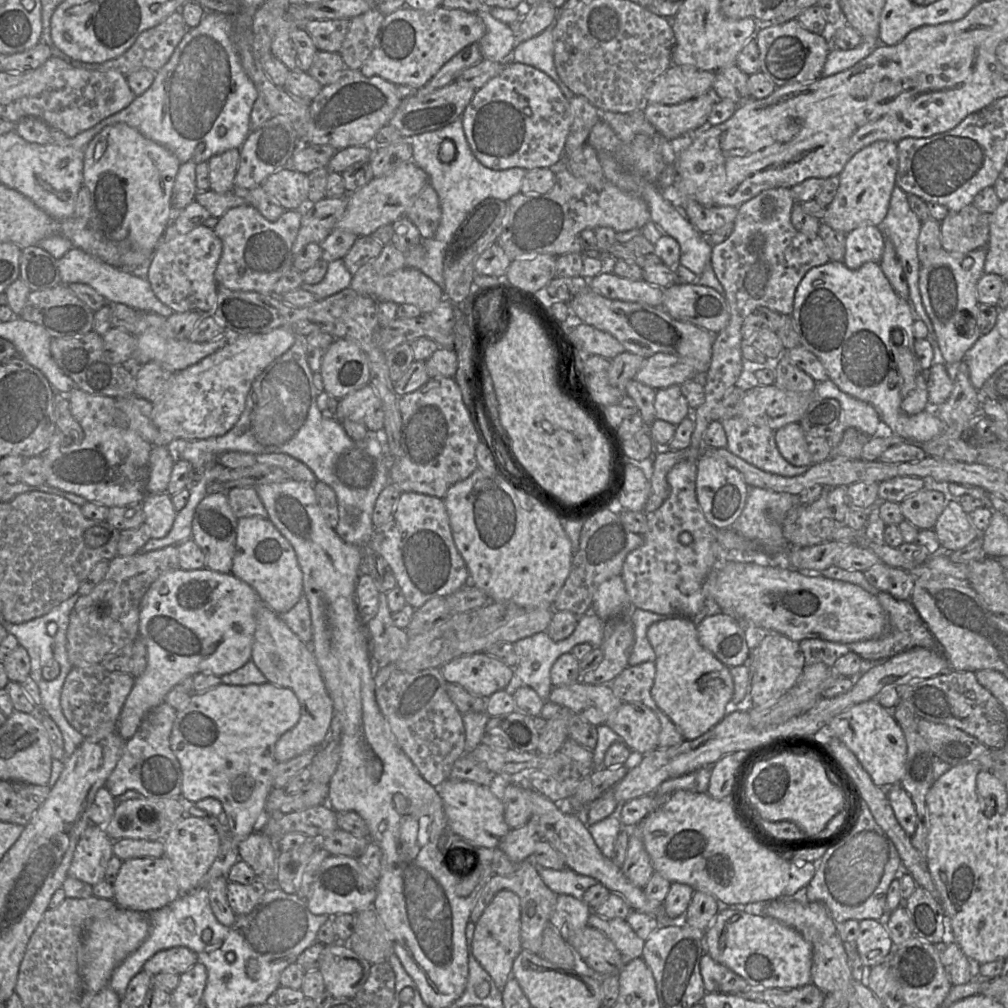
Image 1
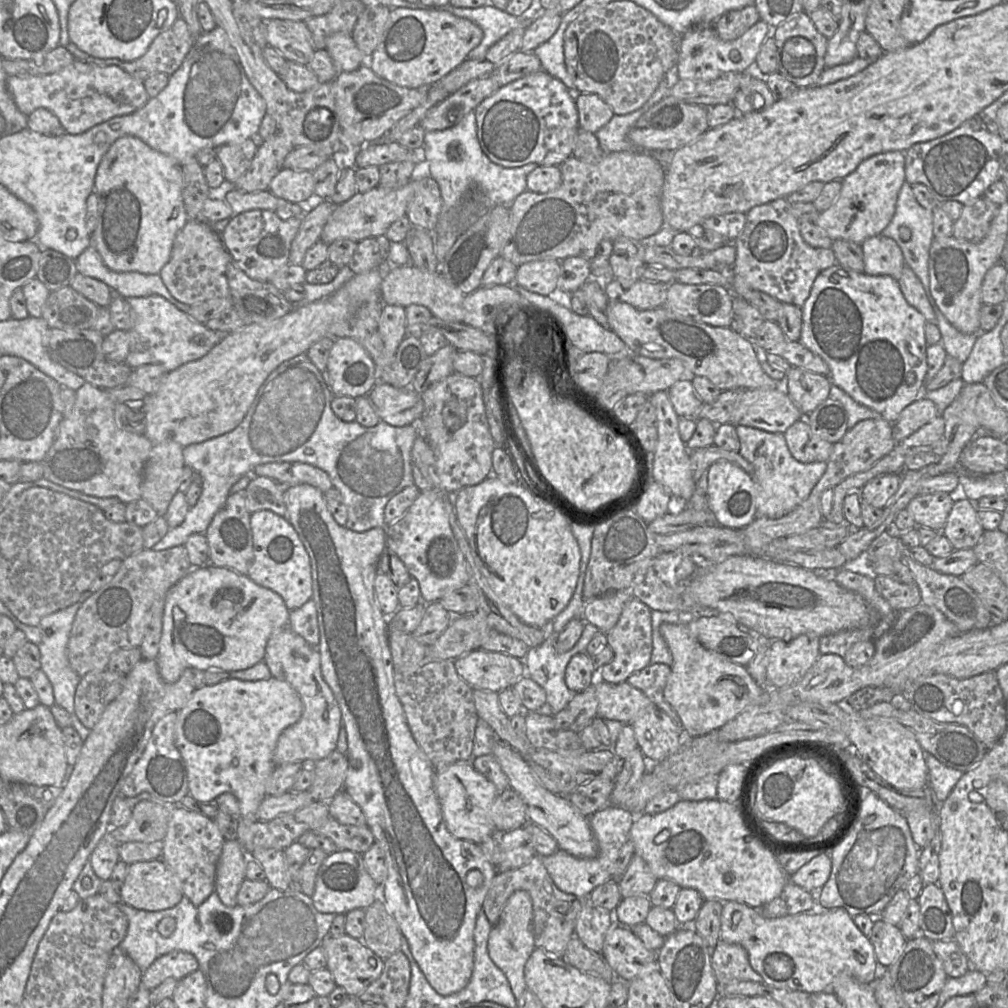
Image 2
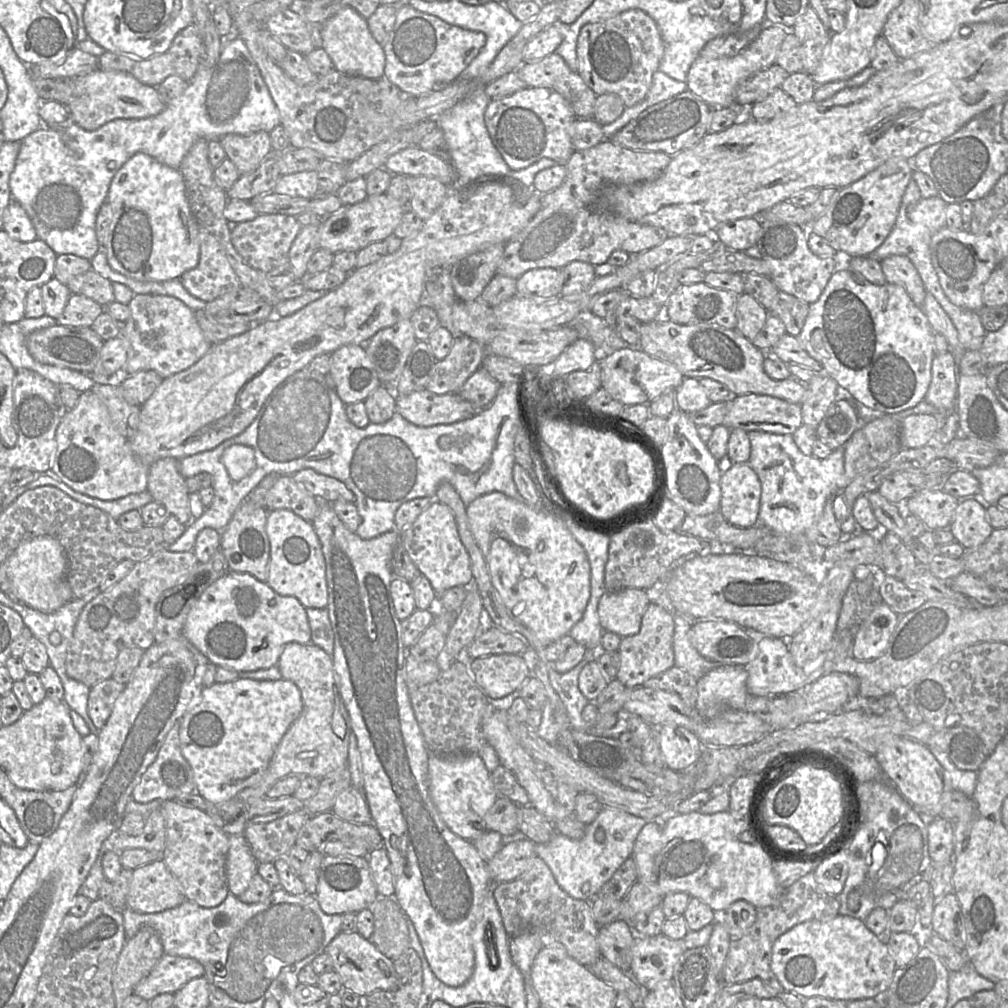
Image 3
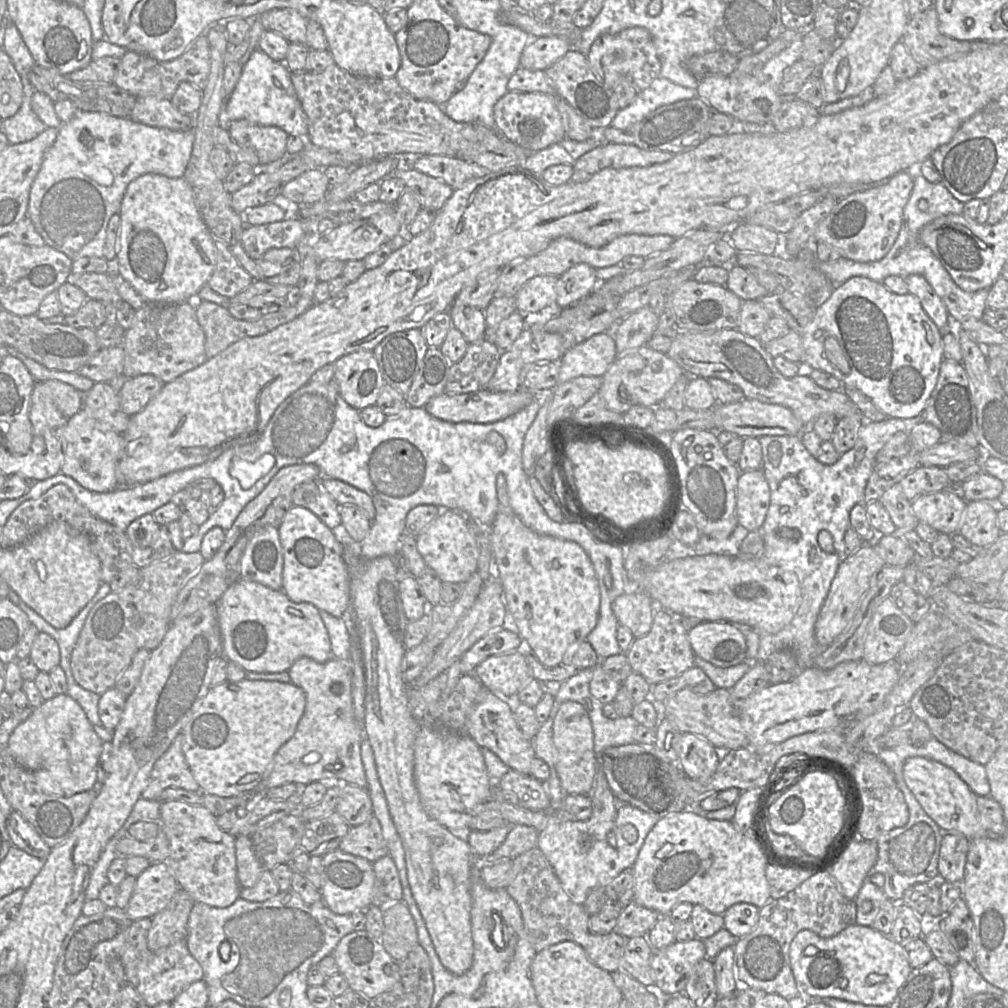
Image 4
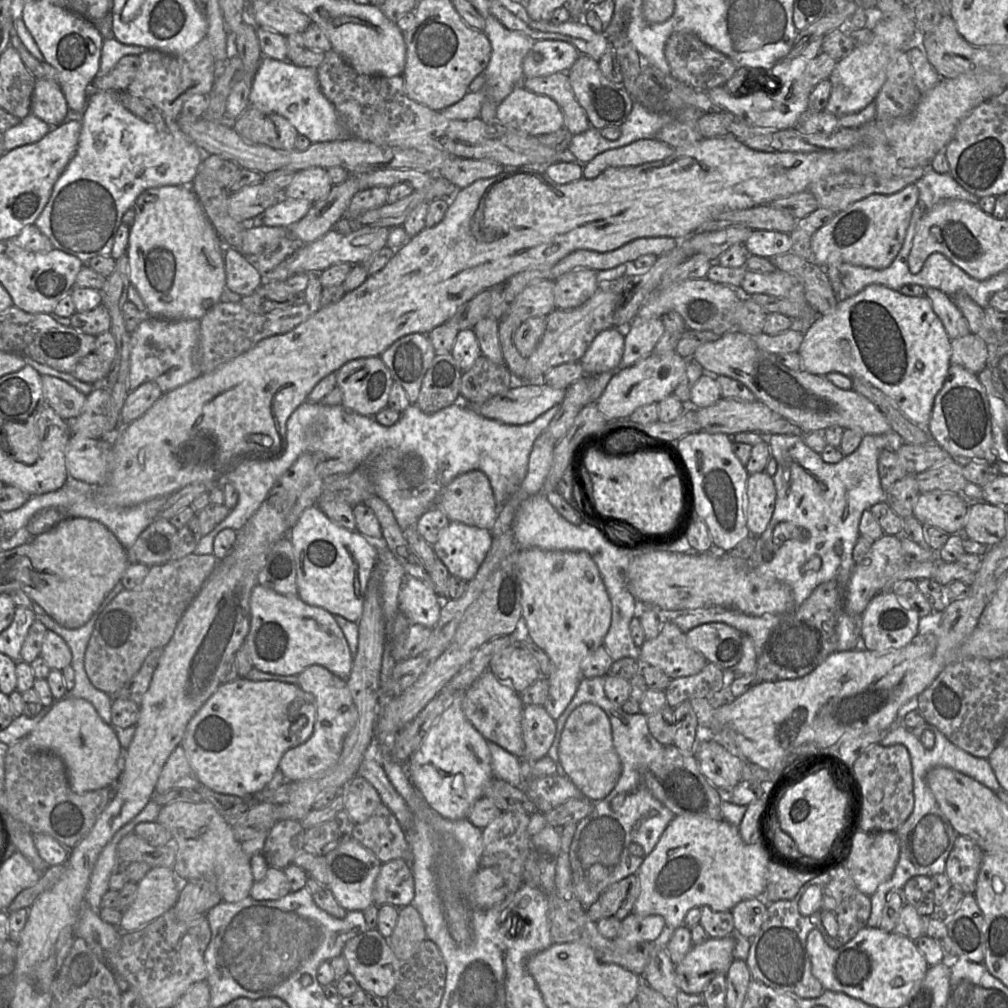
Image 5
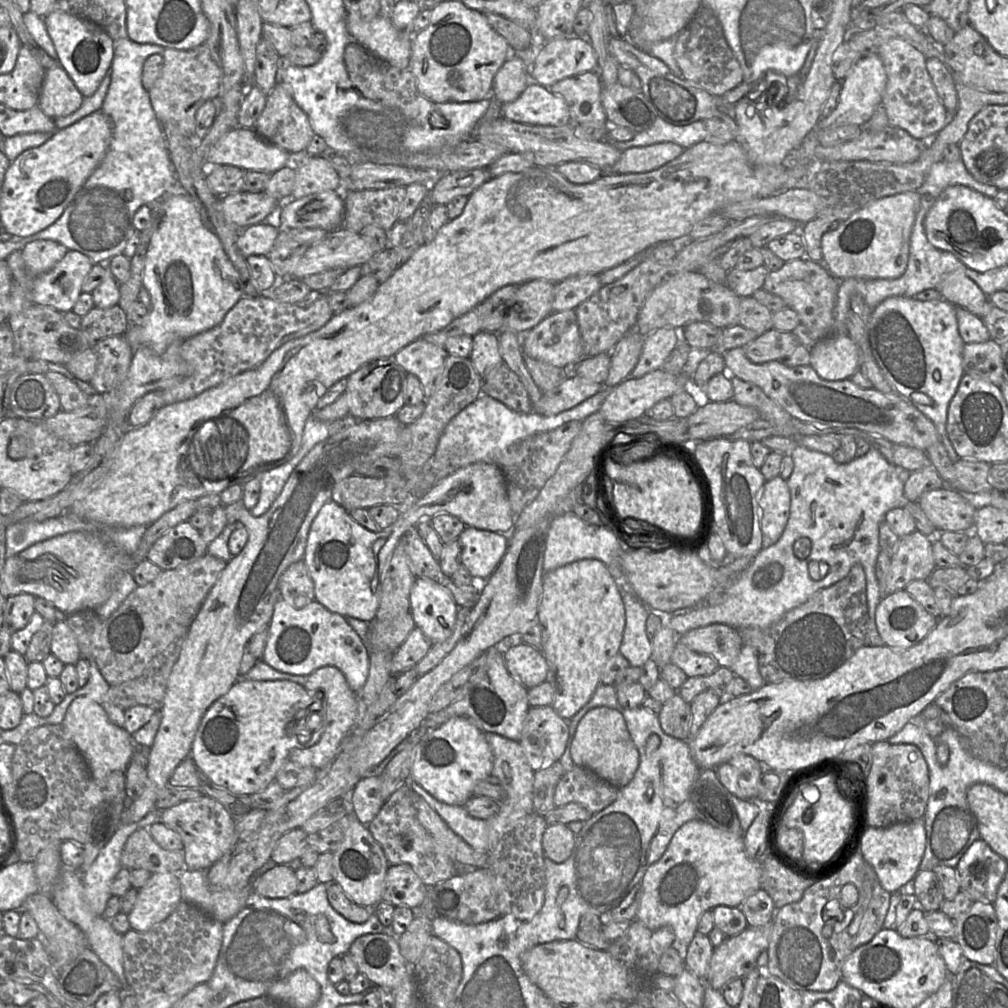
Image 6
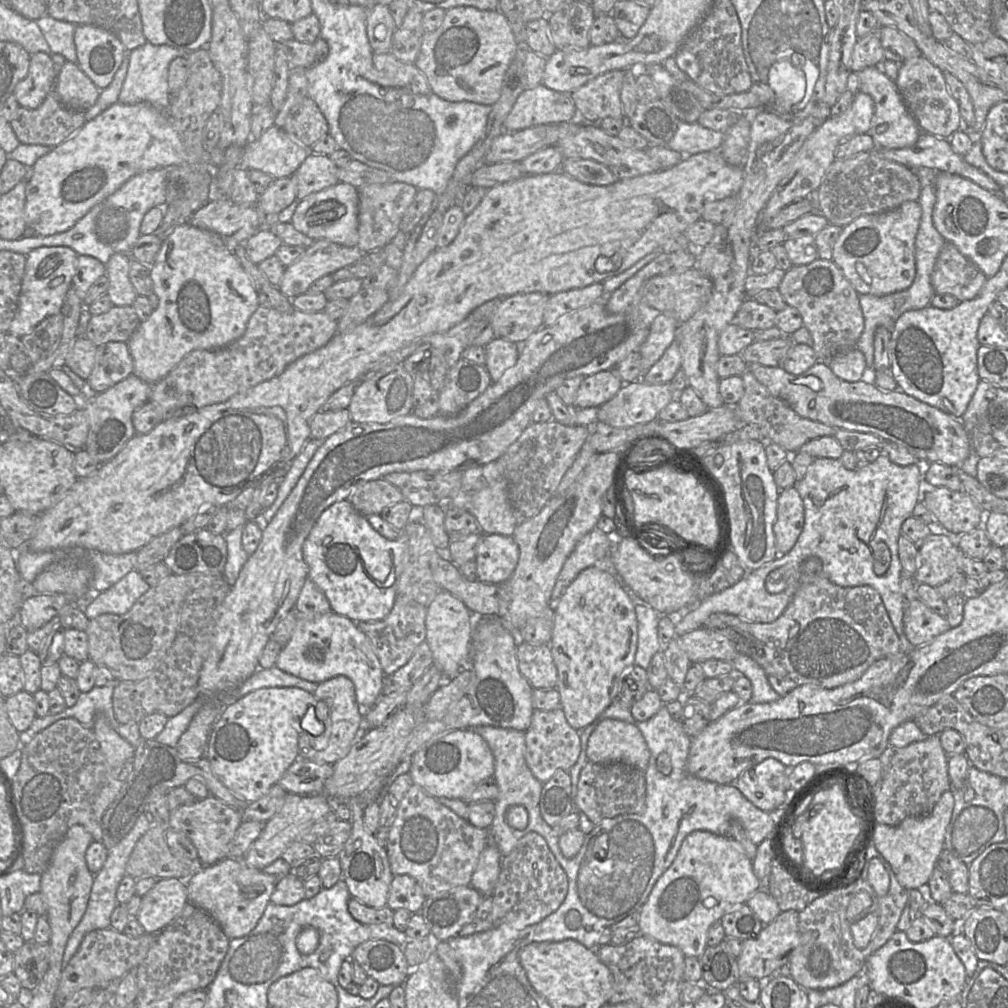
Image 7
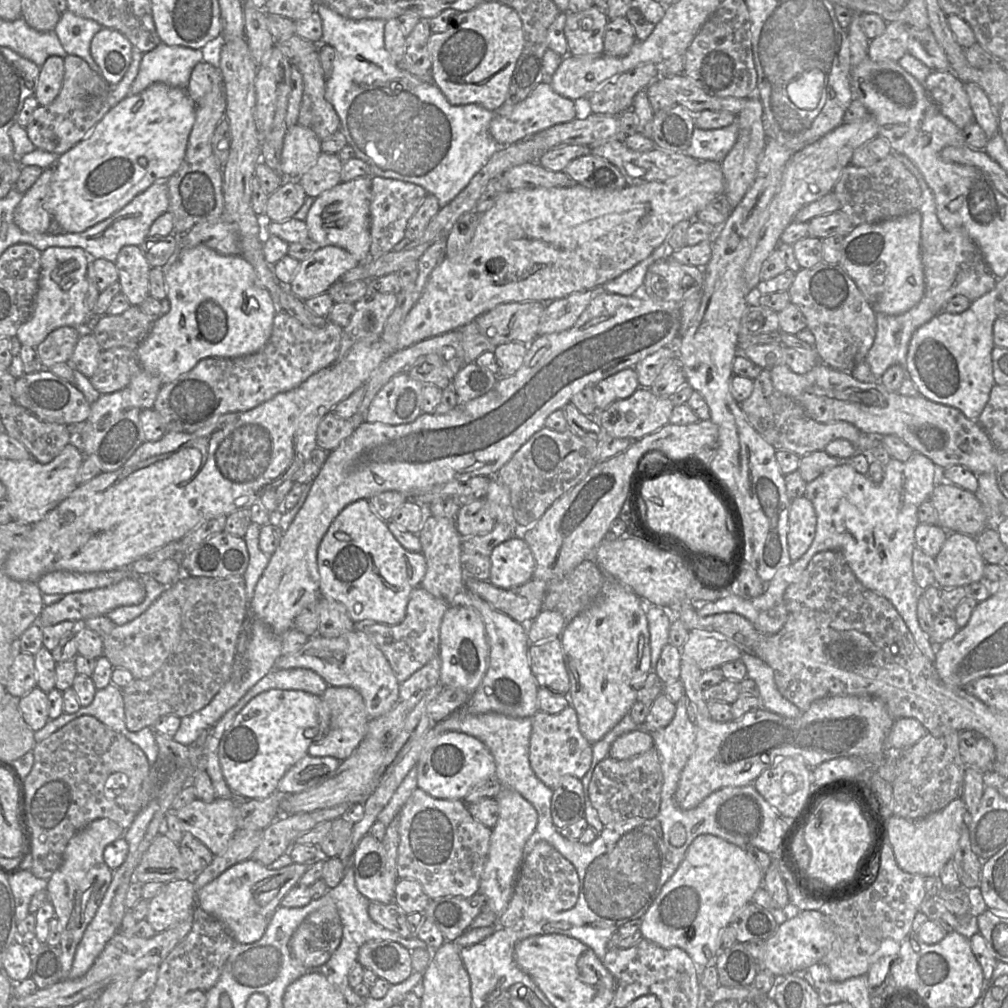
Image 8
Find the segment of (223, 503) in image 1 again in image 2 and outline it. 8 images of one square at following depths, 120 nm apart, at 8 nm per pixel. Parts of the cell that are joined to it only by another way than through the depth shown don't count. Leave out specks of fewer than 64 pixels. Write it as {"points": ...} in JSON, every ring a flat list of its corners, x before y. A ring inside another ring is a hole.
{"points":[[243,493,230,494,225,505,215,514,204,533,210,549,209,564,215,567,228,568,247,576,253,559,253,535,250,517,251,513,246,508]]}

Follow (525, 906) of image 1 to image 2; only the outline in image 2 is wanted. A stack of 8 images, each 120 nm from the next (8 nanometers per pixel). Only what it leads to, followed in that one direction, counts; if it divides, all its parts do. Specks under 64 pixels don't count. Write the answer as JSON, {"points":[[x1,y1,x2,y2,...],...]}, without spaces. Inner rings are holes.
{"points":[[535,855,522,867,499,871,495,875,482,906,482,911,493,926,499,921,507,900,516,891,526,891,531,898,535,947,543,950,550,957,561,959,567,944,574,936,576,920,581,912,583,900,586,899,577,898,558,889,540,857]]}

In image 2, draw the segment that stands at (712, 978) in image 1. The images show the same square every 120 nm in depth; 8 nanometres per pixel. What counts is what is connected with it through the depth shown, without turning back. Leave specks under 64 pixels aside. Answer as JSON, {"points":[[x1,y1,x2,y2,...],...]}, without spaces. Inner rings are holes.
{"points":[[720,941,712,950,711,964,719,987,730,981,763,983,762,977,751,967,747,951,738,944]]}

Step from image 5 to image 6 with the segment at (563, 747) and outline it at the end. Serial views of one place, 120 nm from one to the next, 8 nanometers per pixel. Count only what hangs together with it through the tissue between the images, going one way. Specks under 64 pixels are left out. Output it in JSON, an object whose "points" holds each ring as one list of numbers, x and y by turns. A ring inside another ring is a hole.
{"points":[[606,706,592,708,583,716,573,738,569,738,569,751,576,767,592,770,618,789,625,787,633,779,640,762,639,751,631,738,623,715]]}

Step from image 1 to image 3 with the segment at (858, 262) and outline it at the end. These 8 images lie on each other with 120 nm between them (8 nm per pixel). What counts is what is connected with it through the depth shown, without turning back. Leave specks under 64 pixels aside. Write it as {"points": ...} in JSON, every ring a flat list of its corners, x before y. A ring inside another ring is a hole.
{"points":[[892,255,880,261,887,283,903,287,914,303,922,309,927,290,924,283,912,264,902,255]]}

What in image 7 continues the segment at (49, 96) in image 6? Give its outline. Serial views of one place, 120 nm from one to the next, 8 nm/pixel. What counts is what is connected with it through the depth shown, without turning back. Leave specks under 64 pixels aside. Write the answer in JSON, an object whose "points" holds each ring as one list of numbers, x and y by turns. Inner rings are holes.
{"points":[[69,61,59,70,53,91,62,104,81,111,93,106,101,92,78,64]]}

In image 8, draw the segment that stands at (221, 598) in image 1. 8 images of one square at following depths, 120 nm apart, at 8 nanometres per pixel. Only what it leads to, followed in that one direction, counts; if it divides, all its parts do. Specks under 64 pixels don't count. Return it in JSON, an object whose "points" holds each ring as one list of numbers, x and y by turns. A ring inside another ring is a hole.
{"points":[[355,628,336,638,326,638,318,633,309,637,307,643,297,652,282,656,275,662,276,669,306,668,320,675,328,686,348,686,356,689,362,695,366,712,370,719,380,717,390,712,400,700,400,683,395,676,388,660,382,651,361,629]]}

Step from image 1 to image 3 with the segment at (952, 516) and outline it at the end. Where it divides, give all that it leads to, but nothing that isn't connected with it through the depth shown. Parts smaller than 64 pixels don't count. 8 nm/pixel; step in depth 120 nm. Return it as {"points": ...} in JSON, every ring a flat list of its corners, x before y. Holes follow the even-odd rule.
{"points":[[968,497,961,500,956,508,948,529,955,541,967,551,983,544,994,530,988,522,986,506,982,500]]}

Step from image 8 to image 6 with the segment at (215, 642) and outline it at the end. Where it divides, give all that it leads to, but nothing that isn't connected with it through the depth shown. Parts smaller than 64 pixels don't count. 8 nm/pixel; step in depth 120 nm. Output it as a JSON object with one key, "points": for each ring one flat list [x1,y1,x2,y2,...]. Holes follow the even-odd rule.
{"points":[[206,554,190,564,162,571,152,582,138,586,106,619,101,619,96,610,83,610,67,615,64,622,76,637,81,658,86,658,88,662,93,660,111,686,108,691,110,703,123,710,138,705,148,706,157,712,162,708,167,682,179,658,189,627,226,565,226,561]]}

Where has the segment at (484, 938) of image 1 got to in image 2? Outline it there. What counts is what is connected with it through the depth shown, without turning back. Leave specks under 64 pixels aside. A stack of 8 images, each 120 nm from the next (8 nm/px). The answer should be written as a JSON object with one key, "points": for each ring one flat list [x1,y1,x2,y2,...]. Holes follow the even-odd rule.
{"points":[[516,891,509,897,499,921,490,931,487,949,491,960,505,974,515,998,520,998,523,992,527,990,524,977,525,964,536,949,532,902,526,891]]}

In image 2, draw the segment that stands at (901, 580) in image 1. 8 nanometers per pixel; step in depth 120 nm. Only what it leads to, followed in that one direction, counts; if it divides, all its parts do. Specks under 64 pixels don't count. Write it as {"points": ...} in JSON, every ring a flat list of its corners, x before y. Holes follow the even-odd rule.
{"points":[[877,575,874,581,877,591,898,614,921,603,916,584,904,584,884,575]]}

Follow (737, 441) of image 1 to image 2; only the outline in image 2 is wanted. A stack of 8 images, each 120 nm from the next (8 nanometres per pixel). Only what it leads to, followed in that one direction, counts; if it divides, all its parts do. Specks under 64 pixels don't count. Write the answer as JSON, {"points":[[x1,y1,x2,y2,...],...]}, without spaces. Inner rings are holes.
{"points":[[736,426,740,449,738,453,754,467,752,478,757,495,757,517,780,518,799,506,811,493,826,471,827,462,801,463,790,453,784,434,771,433,748,426]]}

